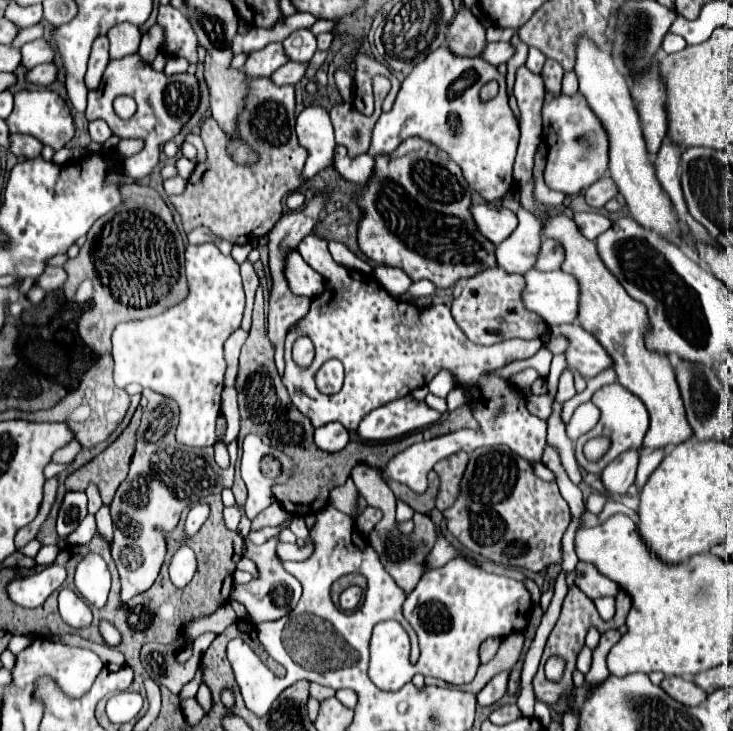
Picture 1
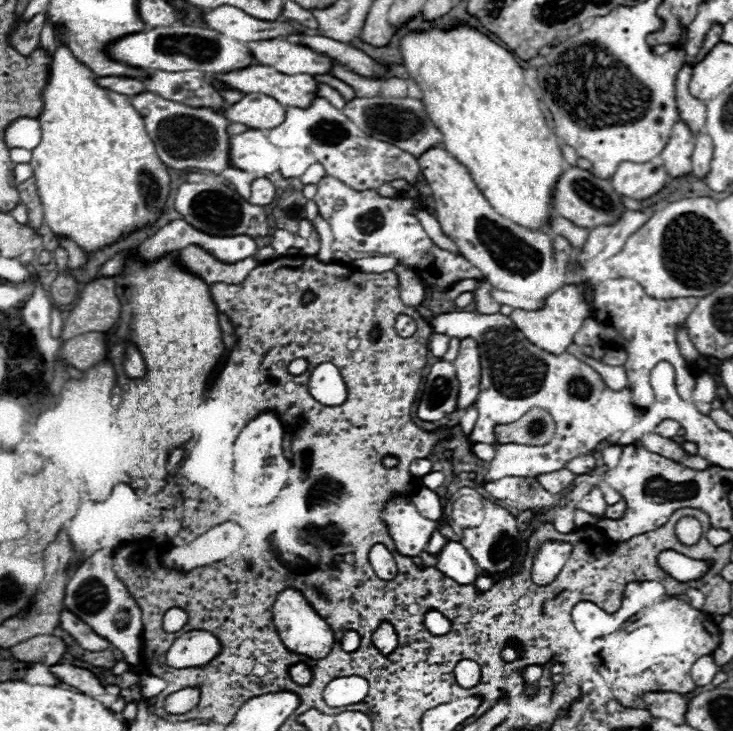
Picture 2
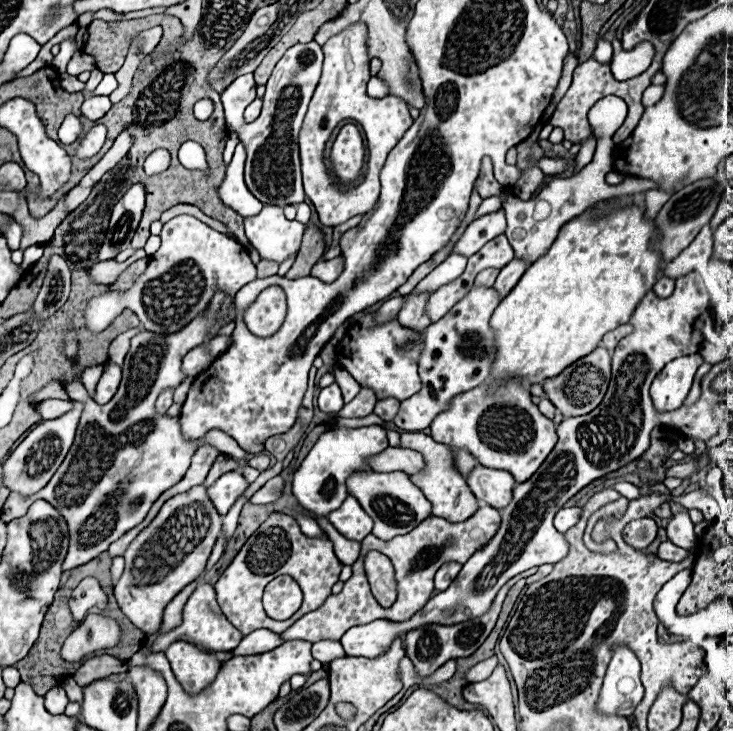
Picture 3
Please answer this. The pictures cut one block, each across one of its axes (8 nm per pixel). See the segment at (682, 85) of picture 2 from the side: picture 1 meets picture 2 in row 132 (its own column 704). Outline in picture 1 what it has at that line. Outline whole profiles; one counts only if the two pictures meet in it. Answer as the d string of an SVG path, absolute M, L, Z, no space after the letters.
M664 678L660 682L660 688L672 696L674 700L678 700L680 704L686 706L698 706L704 702L706 692L700 692L700 688L696 688L696 684L692 684L692 680L684 680L684 678Z

